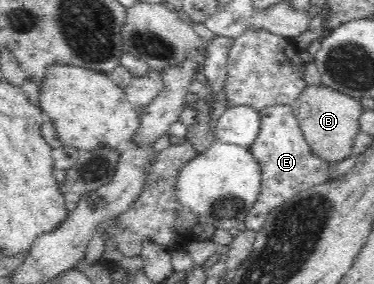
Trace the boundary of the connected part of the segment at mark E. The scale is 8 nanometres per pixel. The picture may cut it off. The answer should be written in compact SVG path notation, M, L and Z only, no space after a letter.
M290 105L273 106L261 110L260 132L249 153L261 166L261 189L253 207L248 211L241 227L258 232L266 222L269 212L288 199L294 198L301 191L329 182L329 169L336 160L324 159L311 150L305 139L299 121Z

